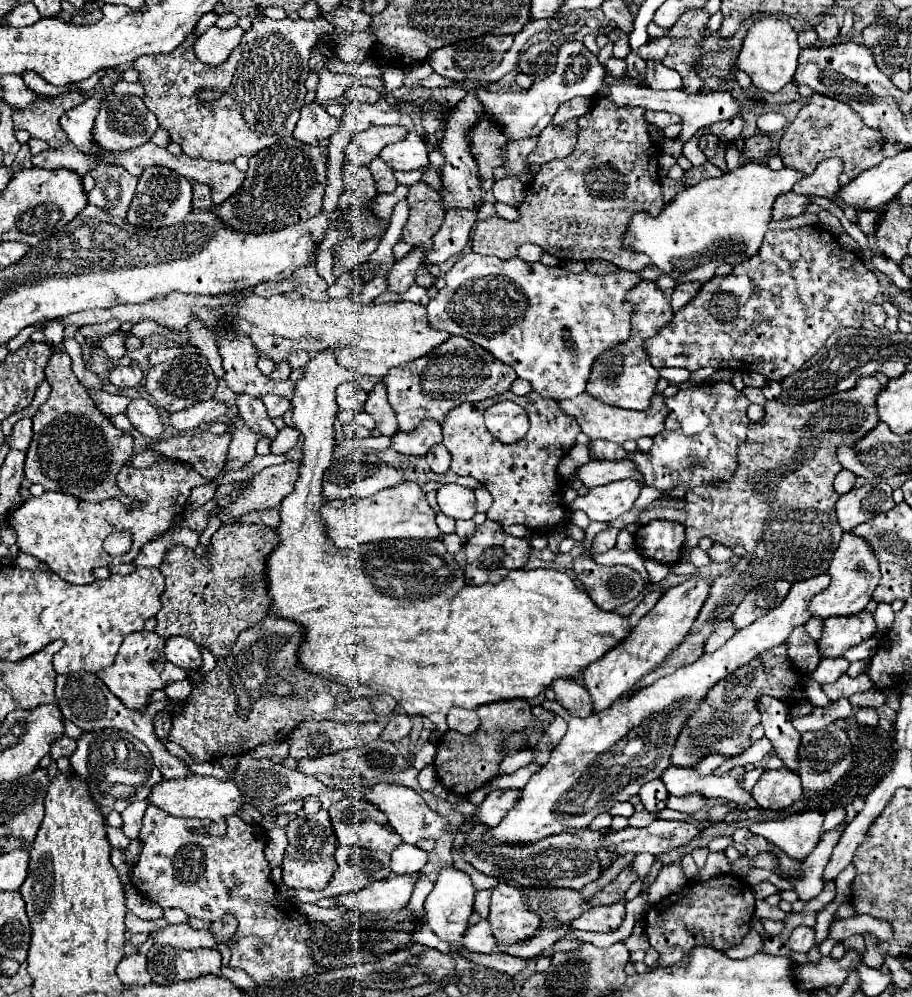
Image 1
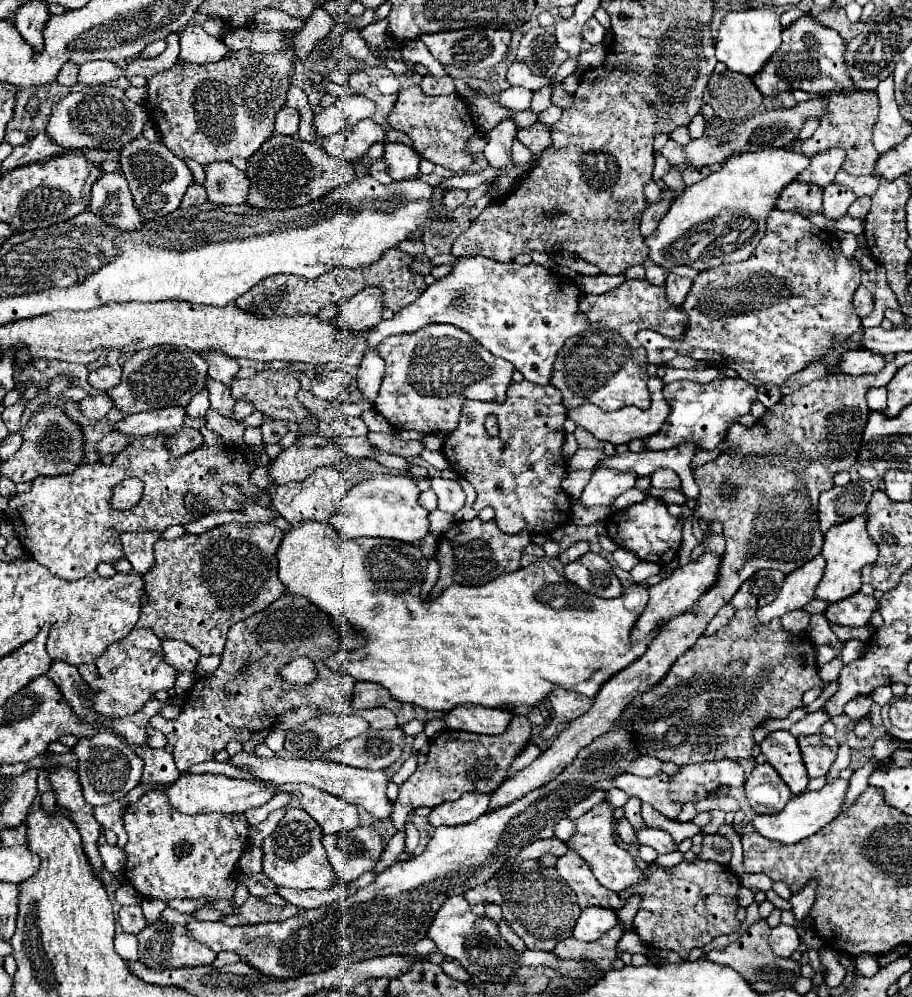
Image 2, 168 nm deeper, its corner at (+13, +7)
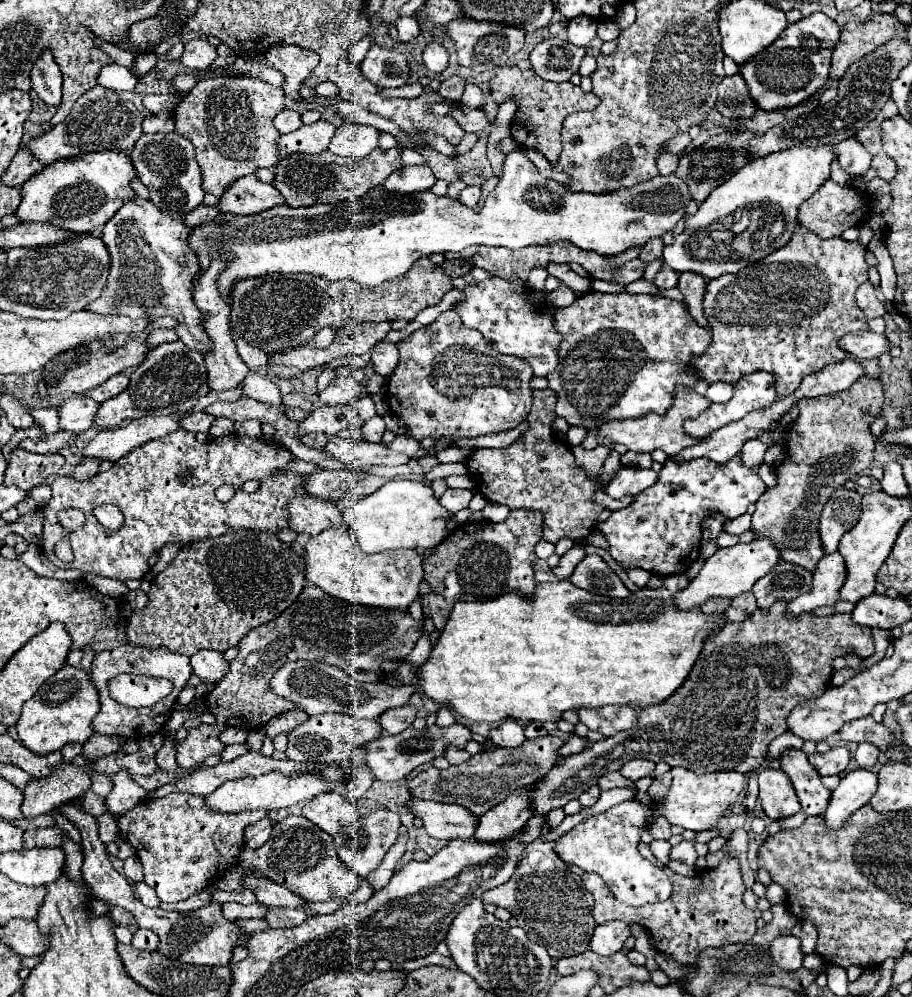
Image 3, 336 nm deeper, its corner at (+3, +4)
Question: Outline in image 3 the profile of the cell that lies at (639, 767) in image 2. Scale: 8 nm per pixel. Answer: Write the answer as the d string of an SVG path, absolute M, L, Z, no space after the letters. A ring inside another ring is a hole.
M629 760L629 762L625 762L625 764L621 766L619 772L621 772L625 778L629 778L629 780L635 782L635 780L647 776L653 768L655 768L655 762L651 762L651 760Z

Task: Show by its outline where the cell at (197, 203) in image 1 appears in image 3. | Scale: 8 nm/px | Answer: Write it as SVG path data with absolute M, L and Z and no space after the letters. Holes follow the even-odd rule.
M199 206L199 208L195 208L193 212L189 212L187 216L185 216L185 224L189 226L189 228L197 228L197 226L201 226L201 224L207 224L209 220L213 220L215 216L219 214L219 208L211 208L211 206Z

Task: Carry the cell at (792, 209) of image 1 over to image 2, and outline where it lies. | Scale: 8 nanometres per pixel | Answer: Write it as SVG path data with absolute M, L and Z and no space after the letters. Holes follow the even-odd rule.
M793 181L791 185L787 185L787 189L783 189L783 193L779 193L775 207L779 211L795 211L807 217L811 213L821 211L821 197L823 197L821 187Z

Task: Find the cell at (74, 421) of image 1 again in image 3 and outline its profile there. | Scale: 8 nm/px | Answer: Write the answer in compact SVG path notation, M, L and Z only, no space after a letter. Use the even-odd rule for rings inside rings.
M19 446L11 452L9 468L5 470L5 486L19 486L23 490L31 490L39 486L49 474L55 474L63 464L61 454L33 454L27 450L19 450Z

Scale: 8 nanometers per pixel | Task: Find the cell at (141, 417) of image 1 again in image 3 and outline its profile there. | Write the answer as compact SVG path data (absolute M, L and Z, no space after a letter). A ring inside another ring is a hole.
M87 396L65 398L65 400L59 400L57 404L49 404L49 406L55 406L55 410L59 412L61 430L69 430L69 432L89 430L93 424L95 412L99 408L99 404L95 404Z

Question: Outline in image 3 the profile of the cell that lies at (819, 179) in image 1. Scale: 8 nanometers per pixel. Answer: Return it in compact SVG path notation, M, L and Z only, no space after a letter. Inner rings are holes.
M855 136L839 142L839 144L835 146L835 150L837 150L837 154L839 154L837 160L839 160L841 168L843 168L847 174L851 174L851 176L857 174L857 176L861 176L861 174L865 174L865 172L869 170L873 156L869 156L869 152L865 150L865 146L863 146Z

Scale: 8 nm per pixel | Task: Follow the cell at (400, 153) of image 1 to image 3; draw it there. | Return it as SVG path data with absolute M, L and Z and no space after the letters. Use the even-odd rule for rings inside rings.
M405 166L393 172L393 176L385 180L383 188L389 194L415 194L415 192L431 190L433 184L435 184L435 176L429 166Z

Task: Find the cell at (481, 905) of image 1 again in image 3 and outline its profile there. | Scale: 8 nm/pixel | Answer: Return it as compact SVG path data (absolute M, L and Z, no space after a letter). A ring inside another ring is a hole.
M541 838L525 846L525 856L521 856L515 876L503 886L497 886L483 894L485 904L497 904L507 908L515 918L521 918L521 928L525 928L531 940L545 946L553 960L581 954L589 950L589 940L597 922L593 920L593 896L585 890L579 876L575 876L569 866L557 858L551 842Z

